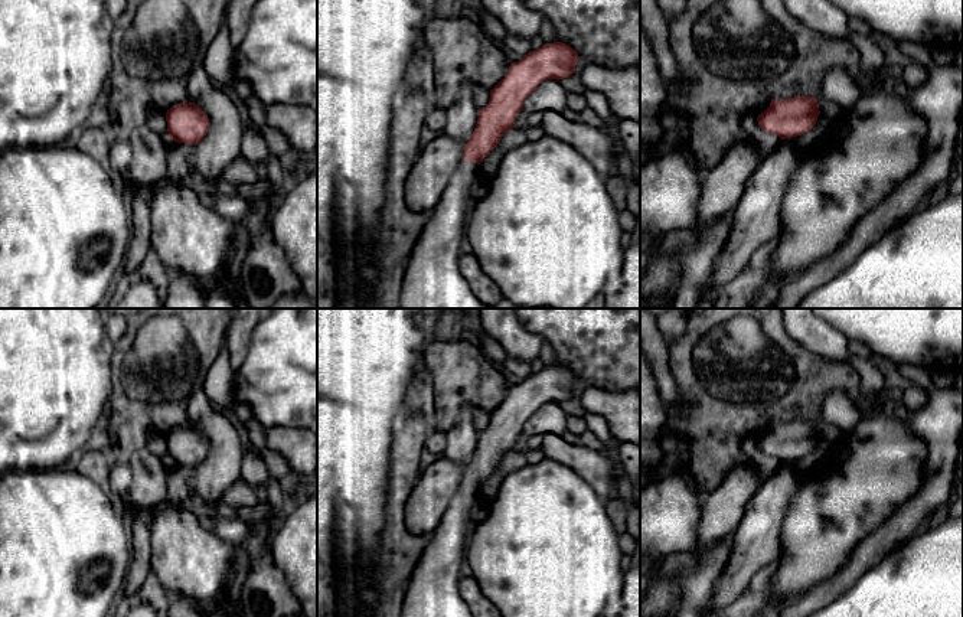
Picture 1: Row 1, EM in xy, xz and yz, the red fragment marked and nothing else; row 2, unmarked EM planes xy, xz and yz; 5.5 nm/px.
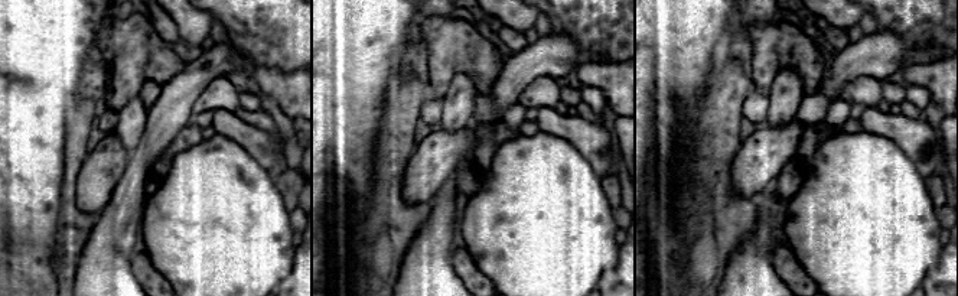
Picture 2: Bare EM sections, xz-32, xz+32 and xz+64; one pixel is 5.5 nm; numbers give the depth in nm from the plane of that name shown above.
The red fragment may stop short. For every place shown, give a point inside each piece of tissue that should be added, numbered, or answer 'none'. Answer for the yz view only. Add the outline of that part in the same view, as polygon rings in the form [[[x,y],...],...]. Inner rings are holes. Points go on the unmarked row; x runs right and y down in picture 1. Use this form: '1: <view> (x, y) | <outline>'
none

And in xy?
none

